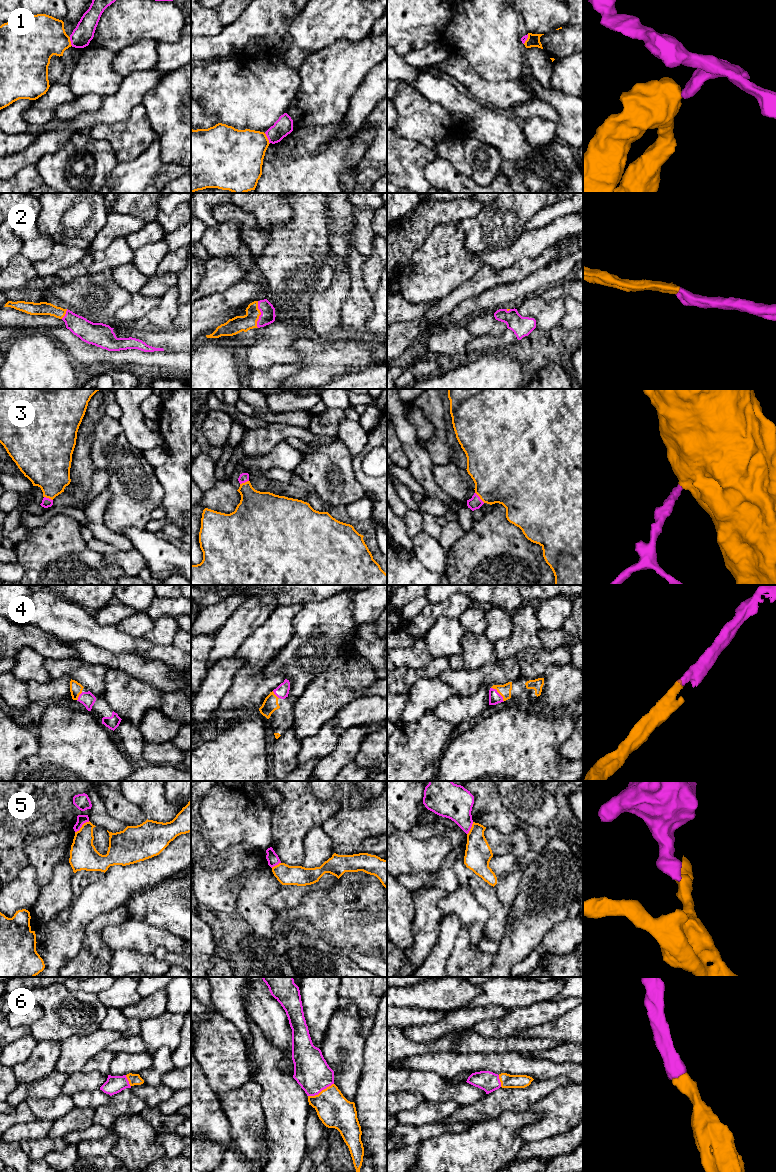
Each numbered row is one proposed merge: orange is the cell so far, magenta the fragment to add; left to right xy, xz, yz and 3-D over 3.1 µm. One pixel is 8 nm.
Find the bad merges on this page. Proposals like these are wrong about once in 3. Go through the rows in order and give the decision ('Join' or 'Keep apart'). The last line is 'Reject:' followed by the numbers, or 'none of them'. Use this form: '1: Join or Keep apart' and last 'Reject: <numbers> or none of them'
1: Keep apart
2: Join
3: Join
4: Join
5: Keep apart
6: Join
Reject: 1, 5

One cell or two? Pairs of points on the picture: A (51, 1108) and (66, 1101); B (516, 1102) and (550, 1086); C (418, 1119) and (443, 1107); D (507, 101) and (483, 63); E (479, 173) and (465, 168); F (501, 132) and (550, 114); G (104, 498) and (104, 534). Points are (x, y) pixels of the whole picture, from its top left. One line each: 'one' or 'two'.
A: one
B: one
C: one
D: two
E: two
F: two
G: one

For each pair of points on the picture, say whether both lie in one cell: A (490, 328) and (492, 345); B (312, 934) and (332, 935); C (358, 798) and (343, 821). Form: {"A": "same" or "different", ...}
{"A": "different", "B": "different", "C": "different"}

